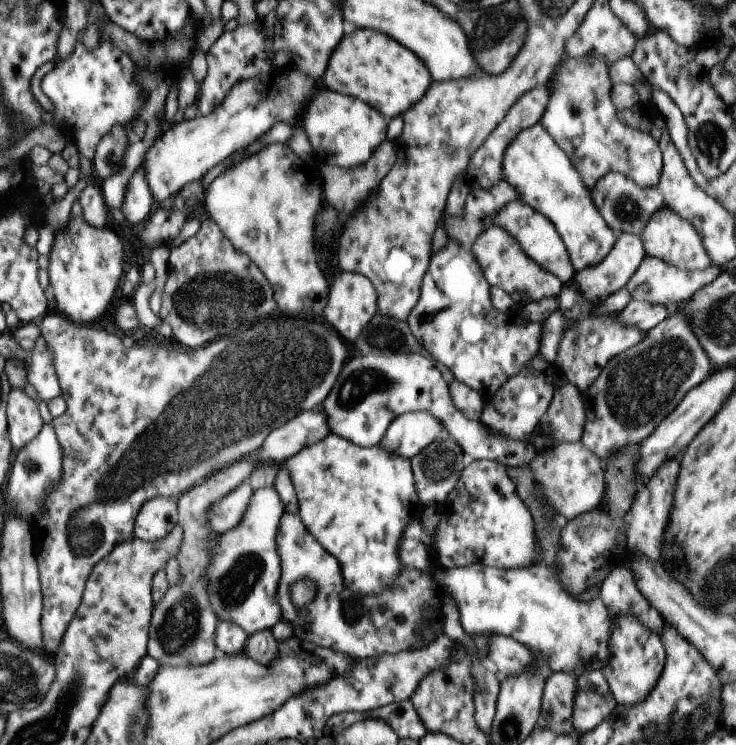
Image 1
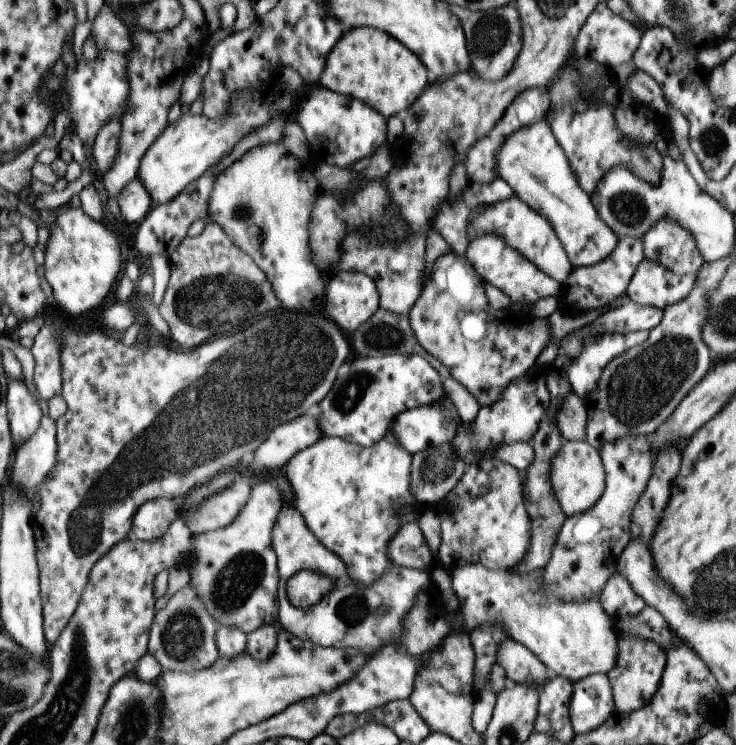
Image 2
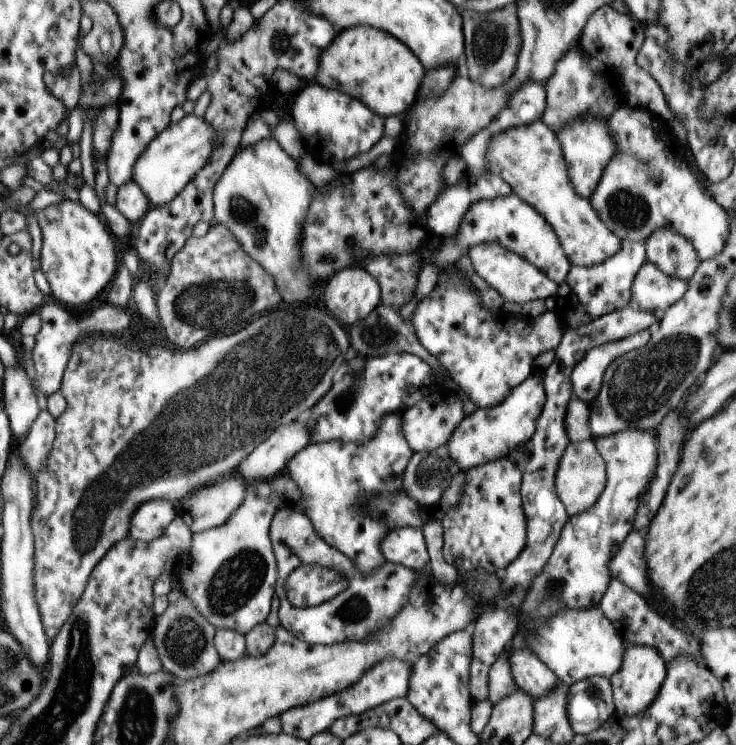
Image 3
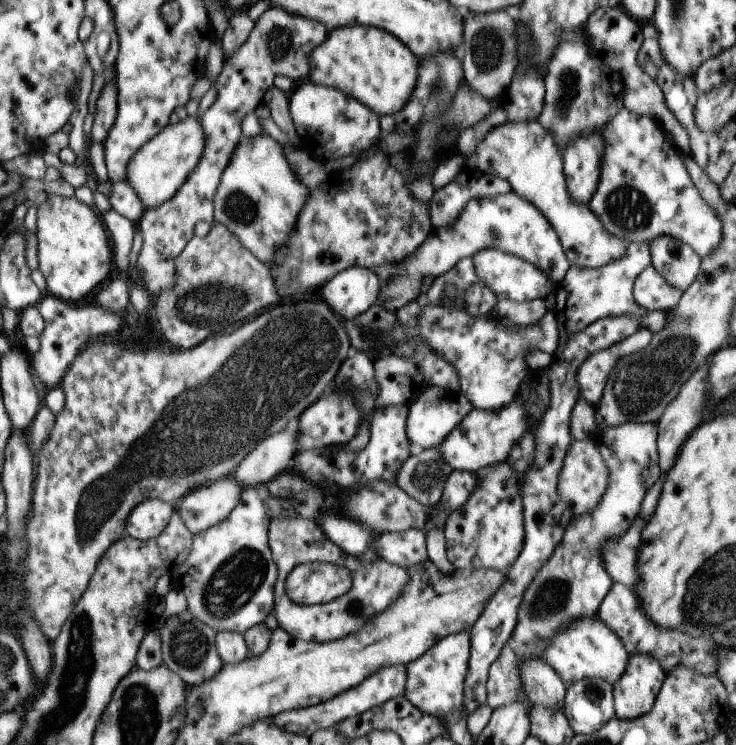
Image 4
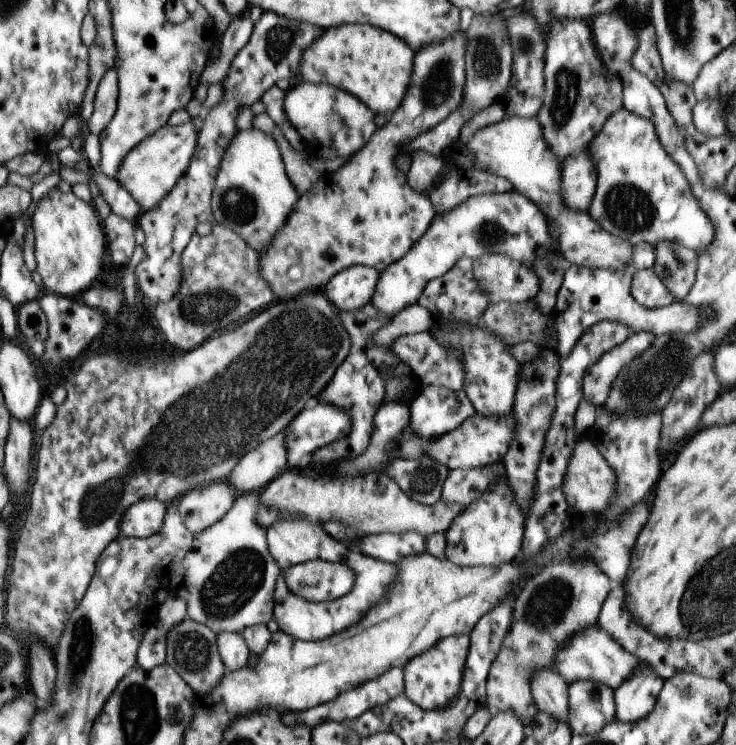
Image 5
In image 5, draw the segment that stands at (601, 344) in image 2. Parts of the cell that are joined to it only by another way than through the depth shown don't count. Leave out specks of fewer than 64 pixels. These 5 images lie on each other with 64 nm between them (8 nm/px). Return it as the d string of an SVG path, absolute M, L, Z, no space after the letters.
M645 331L631 333L623 342L600 354L600 357L587 367L583 375L582 397L596 408L603 407L611 383L619 371L649 348L654 337Z

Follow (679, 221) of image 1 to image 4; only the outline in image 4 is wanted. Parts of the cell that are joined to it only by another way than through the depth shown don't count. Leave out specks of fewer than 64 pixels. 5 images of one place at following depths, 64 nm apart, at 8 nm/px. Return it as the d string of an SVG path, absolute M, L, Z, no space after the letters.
M658 236L648 243L650 264L673 288L683 292L695 280L700 256L670 236Z

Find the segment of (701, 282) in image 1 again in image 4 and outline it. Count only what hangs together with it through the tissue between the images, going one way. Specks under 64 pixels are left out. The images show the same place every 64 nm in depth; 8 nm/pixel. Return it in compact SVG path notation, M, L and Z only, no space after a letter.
M651 264L641 270L632 284L632 297L645 313L670 311L681 293L679 289L669 286Z

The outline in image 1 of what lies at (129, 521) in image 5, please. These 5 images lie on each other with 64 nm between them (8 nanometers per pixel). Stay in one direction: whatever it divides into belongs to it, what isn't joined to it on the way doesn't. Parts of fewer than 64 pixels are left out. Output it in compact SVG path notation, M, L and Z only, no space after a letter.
M153 497L146 500L134 518L133 537L157 541L166 536L177 520L176 498Z

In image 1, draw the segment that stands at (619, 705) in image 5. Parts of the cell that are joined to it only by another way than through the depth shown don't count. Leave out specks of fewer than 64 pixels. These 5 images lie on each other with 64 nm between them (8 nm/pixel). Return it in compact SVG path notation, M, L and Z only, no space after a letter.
M633 615L614 616L608 647L610 655L601 669L617 705L630 707L643 701L652 691L664 667L665 652L659 635L648 631Z

